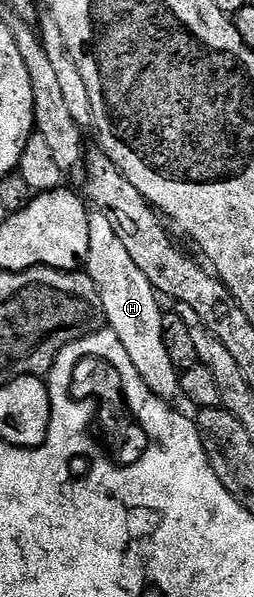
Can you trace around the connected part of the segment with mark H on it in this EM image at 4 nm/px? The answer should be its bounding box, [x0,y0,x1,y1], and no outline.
[84,210,180,402]

